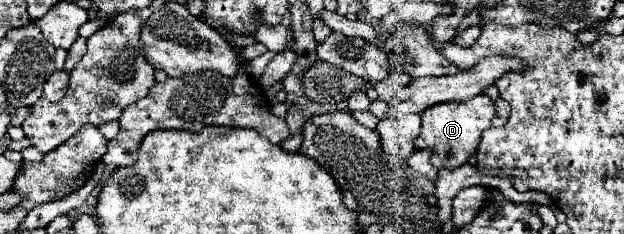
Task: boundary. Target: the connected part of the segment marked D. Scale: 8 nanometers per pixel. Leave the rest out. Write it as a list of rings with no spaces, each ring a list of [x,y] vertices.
[[[479,94],[467,102],[441,102],[427,108],[421,118],[421,134],[415,138],[415,148],[431,150],[431,164],[437,170],[455,170],[471,160],[481,142],[483,130],[487,130],[497,116],[495,104],[489,96]]]

